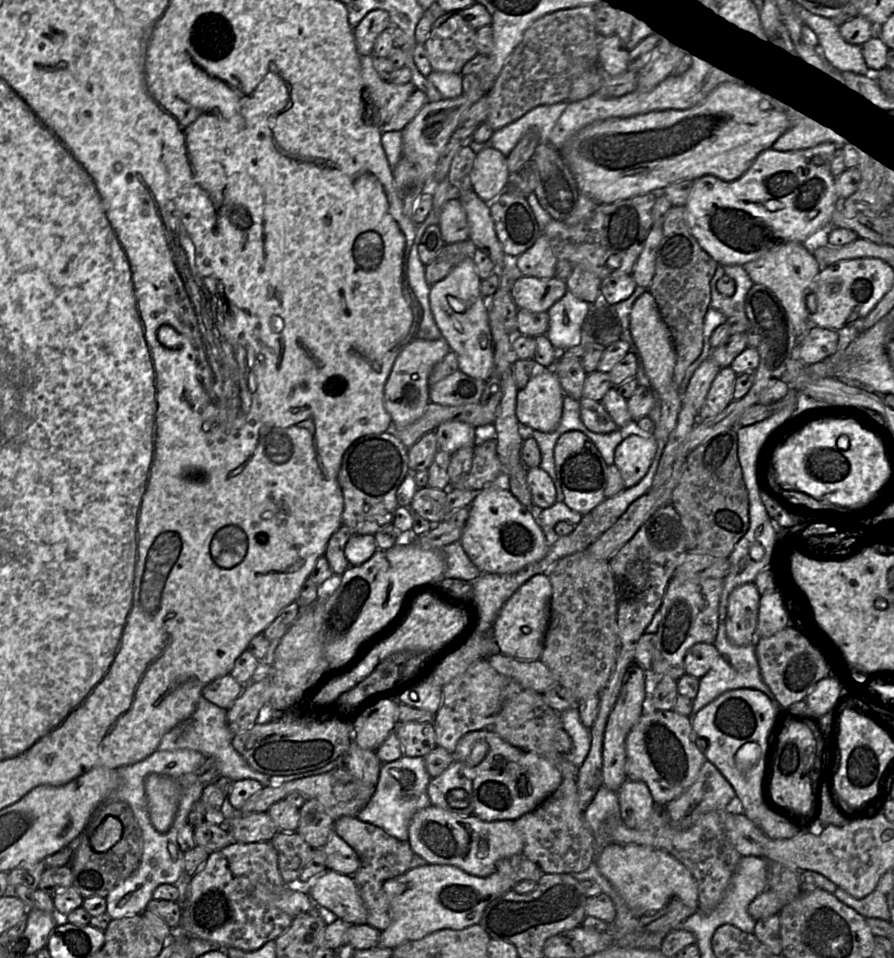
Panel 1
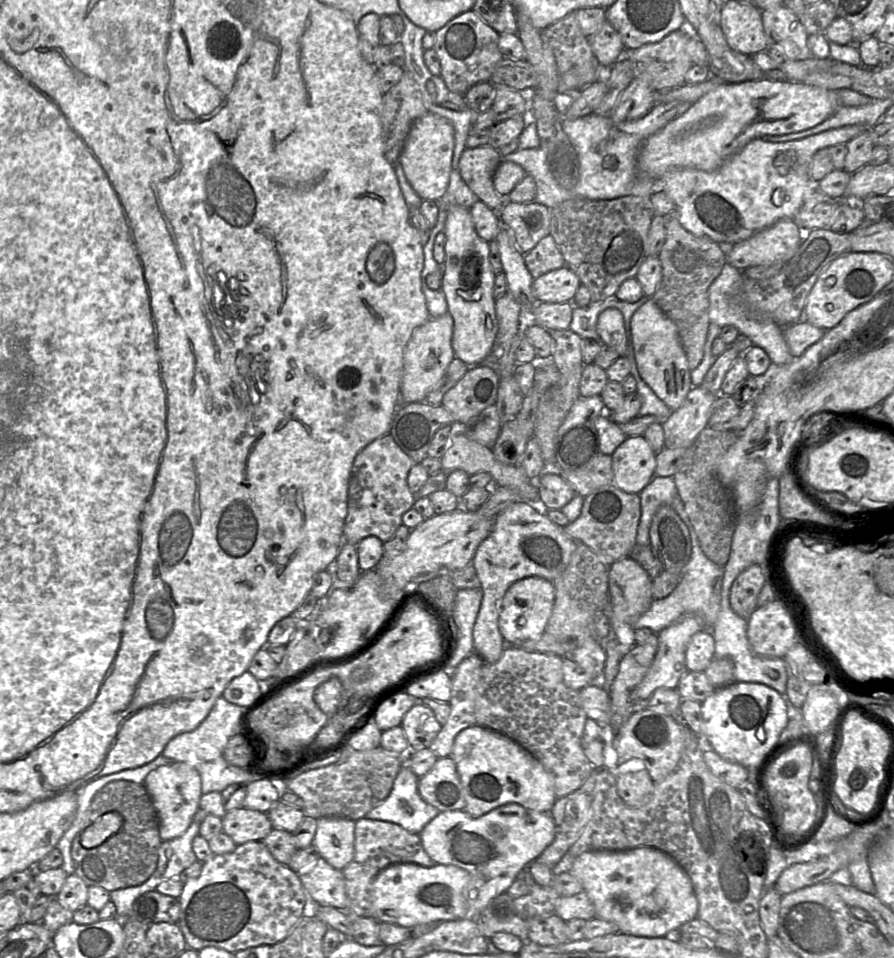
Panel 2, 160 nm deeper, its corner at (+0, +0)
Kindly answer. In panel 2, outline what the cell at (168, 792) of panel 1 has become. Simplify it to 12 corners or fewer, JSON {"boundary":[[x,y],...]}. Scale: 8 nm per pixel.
{"boundary":[[183,762],[144,781],[162,841],[181,836],[197,811],[201,776]]}

